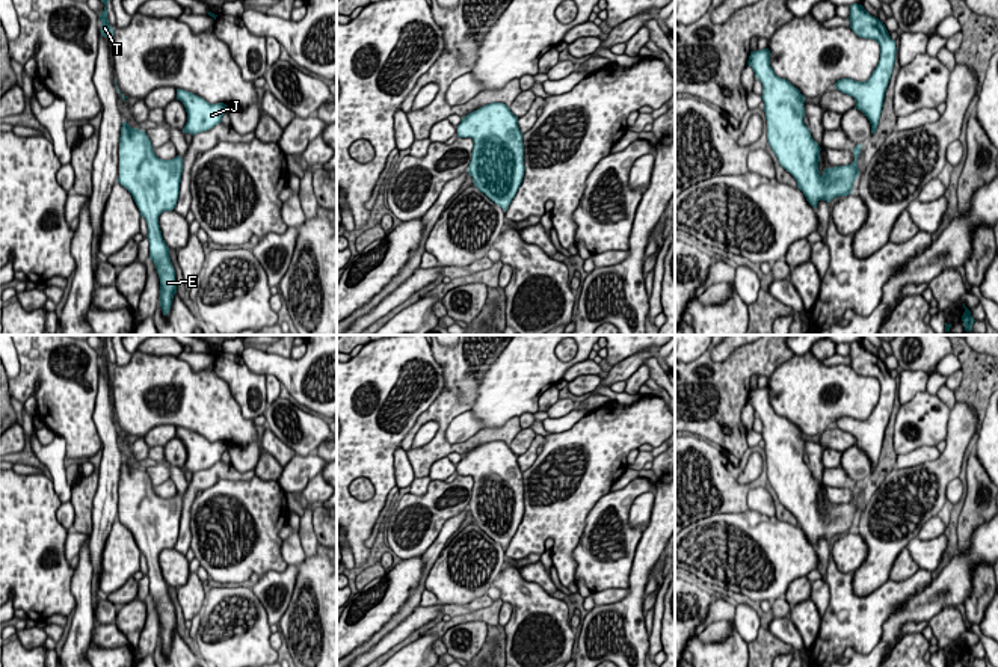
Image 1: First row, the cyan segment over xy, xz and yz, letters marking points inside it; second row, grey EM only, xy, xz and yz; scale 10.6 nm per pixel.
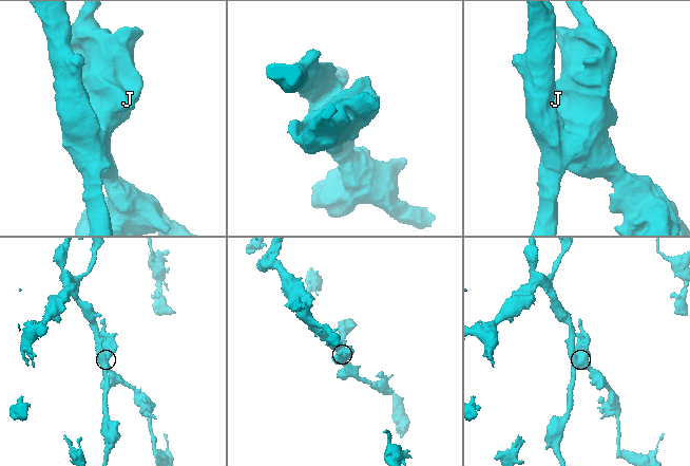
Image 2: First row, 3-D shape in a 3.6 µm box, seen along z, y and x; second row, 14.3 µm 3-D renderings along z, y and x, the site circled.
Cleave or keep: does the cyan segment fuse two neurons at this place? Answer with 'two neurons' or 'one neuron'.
one neuron

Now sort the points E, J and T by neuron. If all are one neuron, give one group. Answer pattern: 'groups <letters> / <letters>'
groups E J T

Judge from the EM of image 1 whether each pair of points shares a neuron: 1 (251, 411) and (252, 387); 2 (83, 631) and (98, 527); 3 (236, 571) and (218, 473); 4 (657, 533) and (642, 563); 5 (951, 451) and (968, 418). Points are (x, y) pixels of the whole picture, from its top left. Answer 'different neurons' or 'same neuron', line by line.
1: same neuron
2: different neurons
3: different neurons
4: same neuron
5: same neuron

